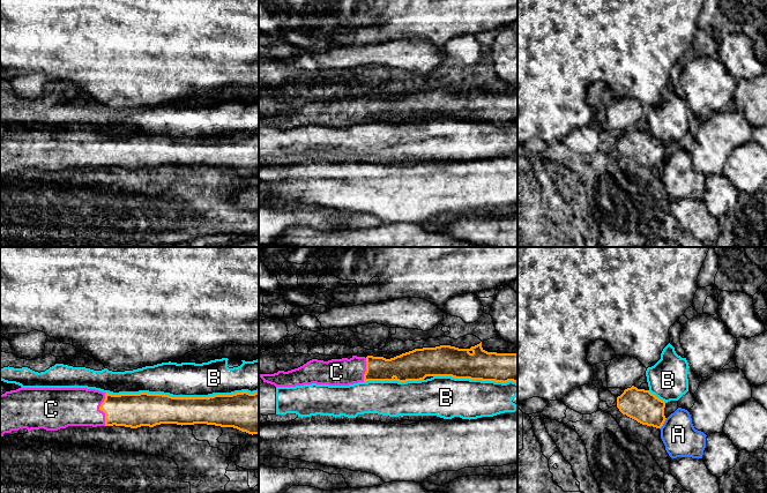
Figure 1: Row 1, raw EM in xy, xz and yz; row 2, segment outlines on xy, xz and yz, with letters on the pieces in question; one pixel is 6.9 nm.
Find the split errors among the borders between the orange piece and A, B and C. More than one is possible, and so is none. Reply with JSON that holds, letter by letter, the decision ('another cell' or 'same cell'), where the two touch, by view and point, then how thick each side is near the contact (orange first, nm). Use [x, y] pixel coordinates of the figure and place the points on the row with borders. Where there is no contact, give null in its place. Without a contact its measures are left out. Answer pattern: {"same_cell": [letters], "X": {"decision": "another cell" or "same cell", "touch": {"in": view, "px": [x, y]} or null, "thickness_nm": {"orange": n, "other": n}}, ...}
{"same_cell": ["C"], "A": {"decision": "another cell", "touch": {"in": "yz", "px": [663, 423]}, "thickness_nm": {"orange": 220, "other": 240}}, "B": {"decision": "another cell", "touch": {"in": "xy", "px": [181, 397]}, "thickness_nm": {"orange": 220, "other": 240}}, "C": {"decision": "same cell", "touch": {"in": "xy", "px": [101, 410]}, "thickness_nm": {"orange": 240, "other": 280}}}

